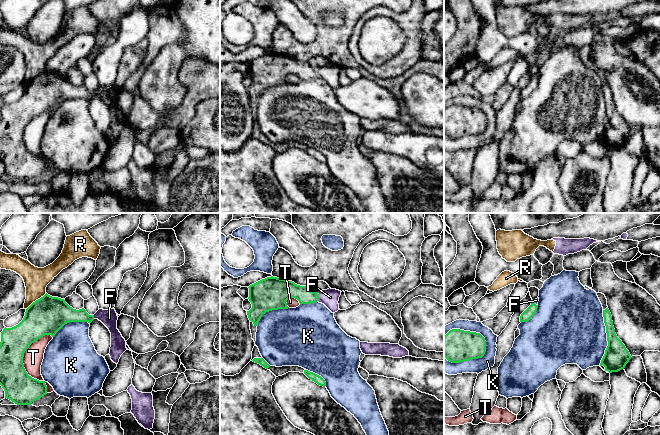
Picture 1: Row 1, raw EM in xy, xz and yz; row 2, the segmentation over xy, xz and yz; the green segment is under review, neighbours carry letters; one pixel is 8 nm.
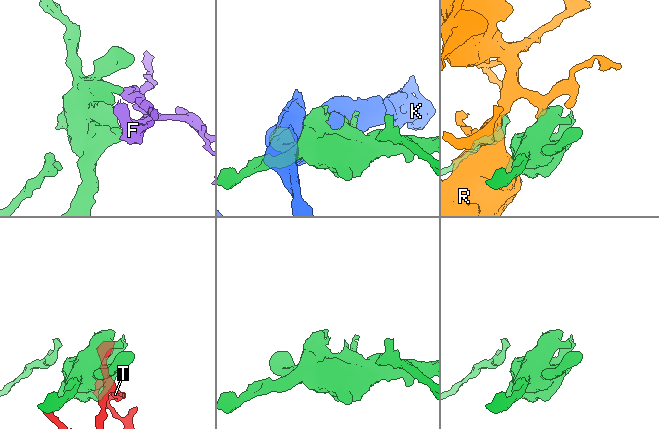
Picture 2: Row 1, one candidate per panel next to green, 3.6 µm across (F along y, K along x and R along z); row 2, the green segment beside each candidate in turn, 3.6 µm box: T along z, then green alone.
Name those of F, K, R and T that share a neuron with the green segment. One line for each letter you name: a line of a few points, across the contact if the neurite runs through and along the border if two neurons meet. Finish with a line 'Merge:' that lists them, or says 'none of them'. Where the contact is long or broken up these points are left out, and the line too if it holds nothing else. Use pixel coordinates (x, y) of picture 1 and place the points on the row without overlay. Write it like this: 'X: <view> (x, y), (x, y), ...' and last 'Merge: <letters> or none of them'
F: xz (288, 65), (309, 73), (318, 73), (330, 73)
Merge: F

